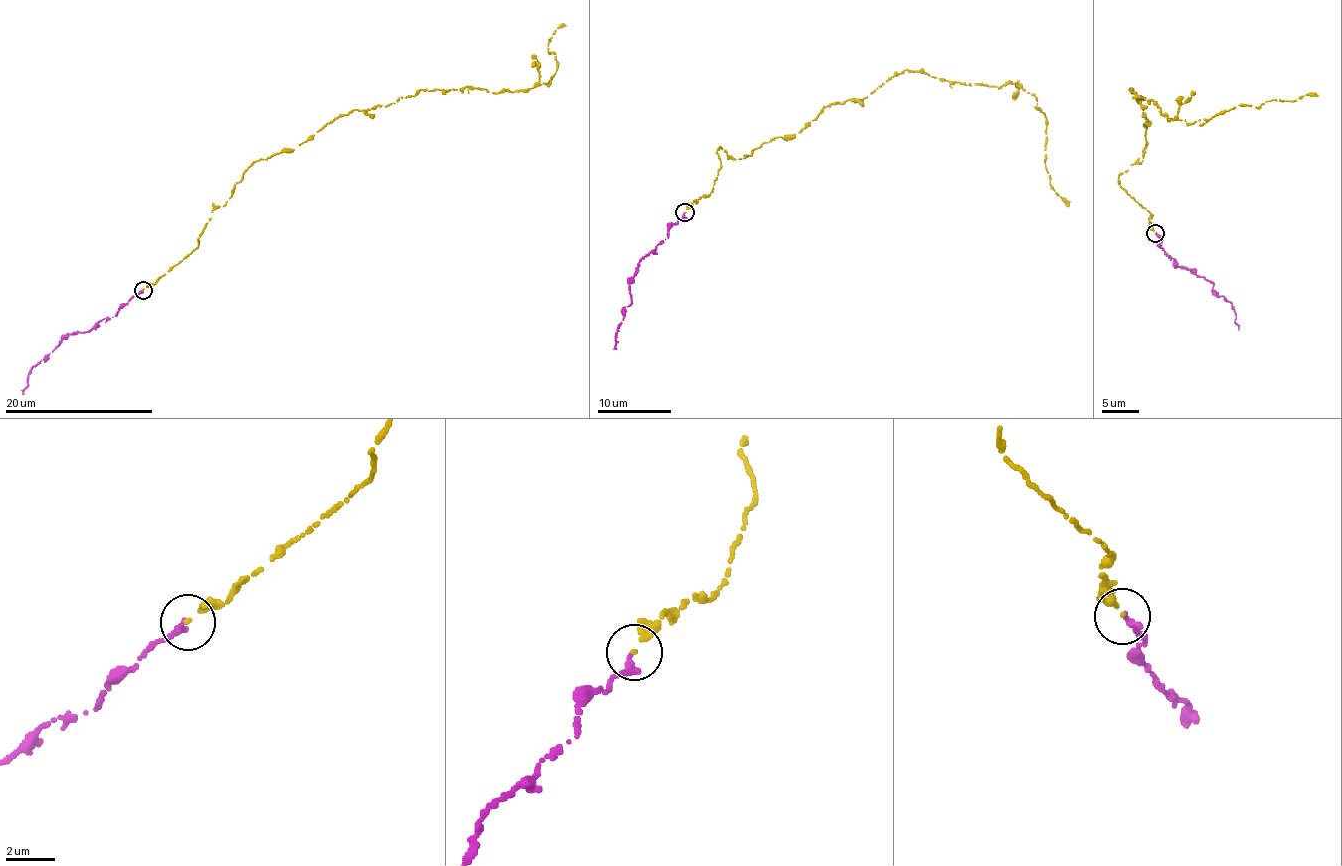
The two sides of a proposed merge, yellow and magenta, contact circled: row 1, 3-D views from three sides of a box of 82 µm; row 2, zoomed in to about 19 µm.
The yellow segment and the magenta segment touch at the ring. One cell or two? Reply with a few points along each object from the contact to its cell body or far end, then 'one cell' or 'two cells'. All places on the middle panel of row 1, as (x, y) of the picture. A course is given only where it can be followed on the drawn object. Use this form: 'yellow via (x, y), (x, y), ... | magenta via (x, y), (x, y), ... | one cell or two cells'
yellow via (684, 212), (713, 189), (719, 147), (742, 159), (824, 107), (919, 70), (1033, 95), (1049, 185), (1069, 206) | magenta via (684, 213), (666, 239), (644, 257), (629, 286), (631, 302), (624, 308), (615, 335), (616, 348) | one cell

